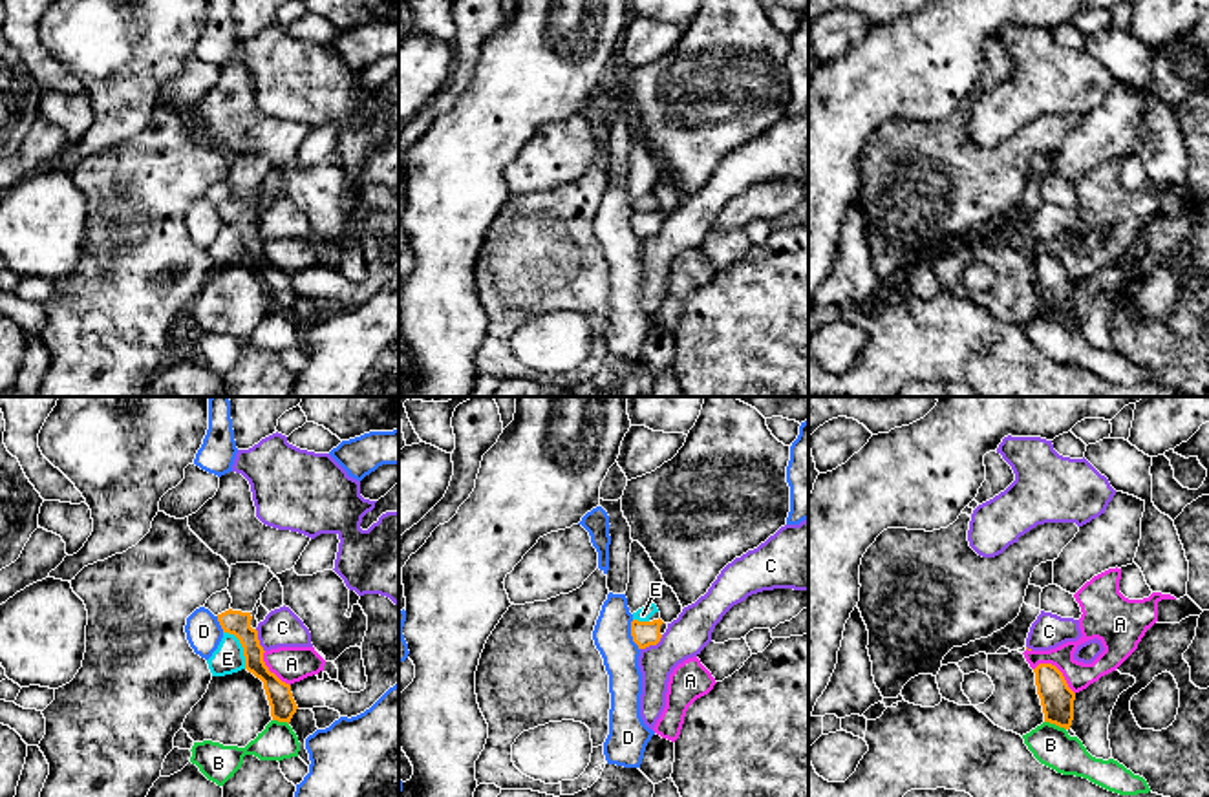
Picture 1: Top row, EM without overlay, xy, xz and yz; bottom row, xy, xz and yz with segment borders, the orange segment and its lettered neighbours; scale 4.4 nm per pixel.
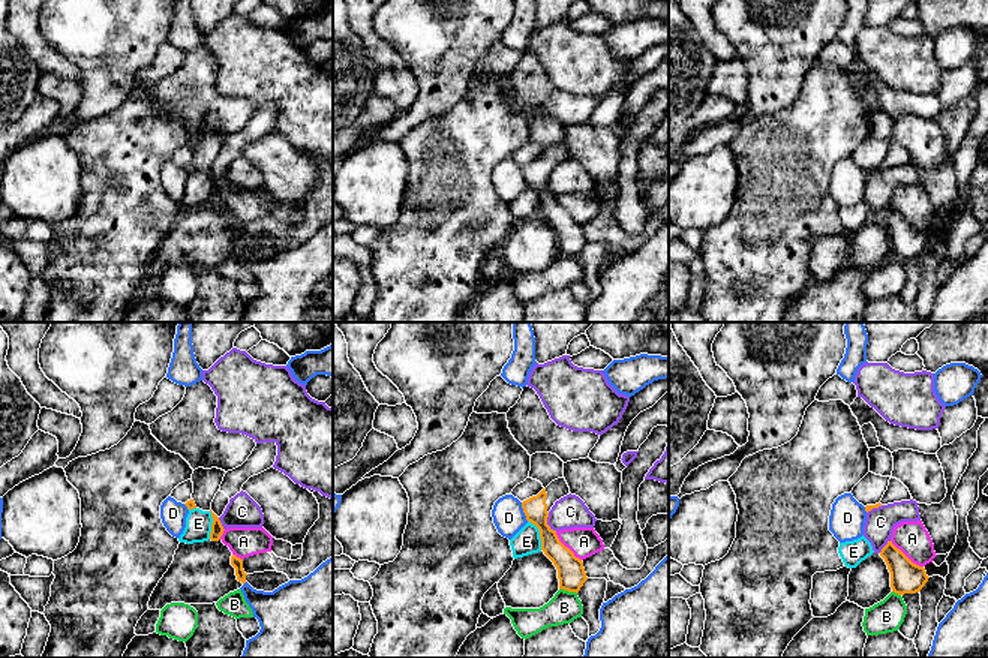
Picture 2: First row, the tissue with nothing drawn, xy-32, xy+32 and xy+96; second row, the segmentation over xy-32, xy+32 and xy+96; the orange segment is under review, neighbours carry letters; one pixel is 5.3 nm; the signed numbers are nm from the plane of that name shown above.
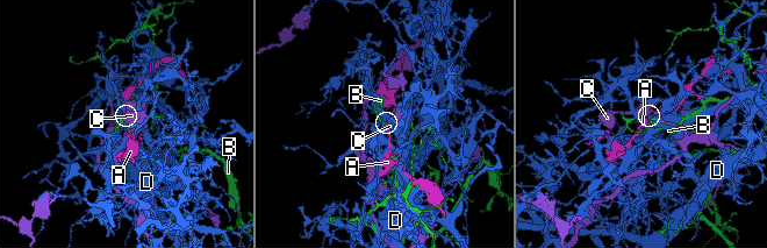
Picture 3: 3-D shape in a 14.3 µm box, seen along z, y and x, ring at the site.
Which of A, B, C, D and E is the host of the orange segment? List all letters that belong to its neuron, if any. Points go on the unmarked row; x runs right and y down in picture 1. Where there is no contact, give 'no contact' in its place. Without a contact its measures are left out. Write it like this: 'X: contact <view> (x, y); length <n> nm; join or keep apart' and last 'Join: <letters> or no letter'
A: contact yz (1058, 260); length 220 nm; keep apart
B: contact yz (1056, 315); length 100 nm; keep apart
C: contact xz (652, 234); length 120 nm; keep apart
D: contact xz (631, 225); length 140 nm; keep apart
E: contact xy (242, 236); length 190 nm; keep apart
Join: no letter

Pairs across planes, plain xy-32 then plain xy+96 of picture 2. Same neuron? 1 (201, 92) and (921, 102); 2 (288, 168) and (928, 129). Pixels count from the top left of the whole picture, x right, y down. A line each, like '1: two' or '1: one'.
1: one
2: one

